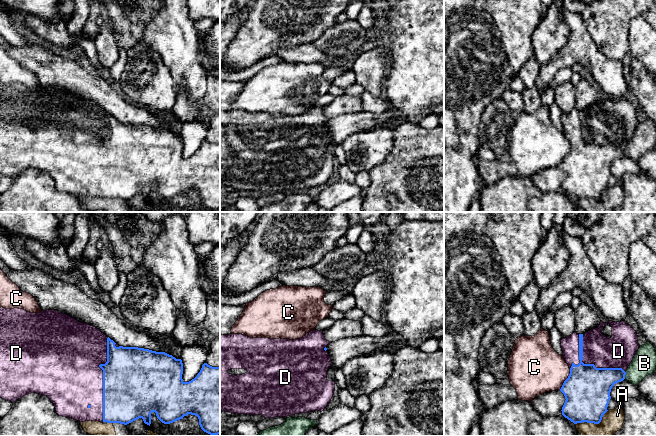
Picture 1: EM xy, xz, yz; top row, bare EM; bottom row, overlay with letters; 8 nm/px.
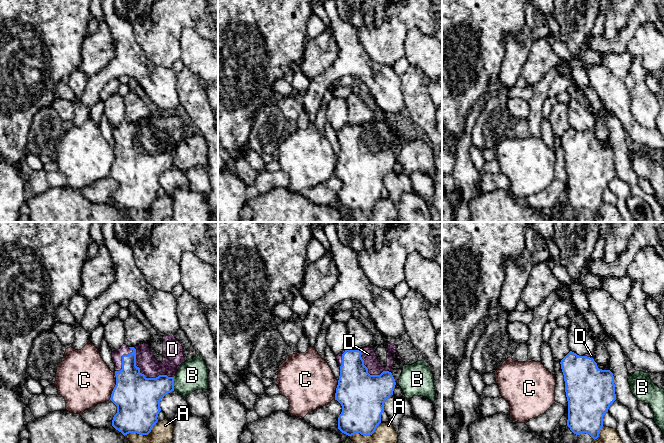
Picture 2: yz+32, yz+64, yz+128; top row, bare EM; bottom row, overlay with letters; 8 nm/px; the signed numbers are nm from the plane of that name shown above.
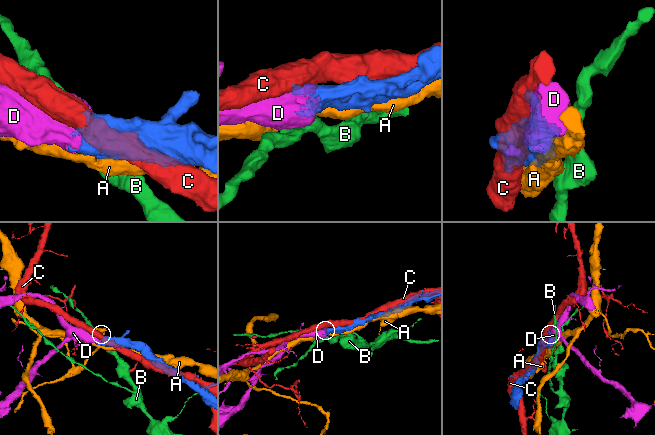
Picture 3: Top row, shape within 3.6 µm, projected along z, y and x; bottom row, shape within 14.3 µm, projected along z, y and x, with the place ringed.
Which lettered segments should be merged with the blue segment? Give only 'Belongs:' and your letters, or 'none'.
Belongs: D

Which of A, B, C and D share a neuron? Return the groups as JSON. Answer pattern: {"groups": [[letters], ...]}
{"groups": [["A"], ["B"], ["C"], ["D"]]}

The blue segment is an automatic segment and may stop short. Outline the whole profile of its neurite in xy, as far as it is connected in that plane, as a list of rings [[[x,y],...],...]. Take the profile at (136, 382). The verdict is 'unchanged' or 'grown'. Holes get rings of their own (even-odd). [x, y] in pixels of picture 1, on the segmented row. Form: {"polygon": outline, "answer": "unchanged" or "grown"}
{"polygon": [[[0,307],[0,398],[11,401],[12,403],[25,395],[37,393],[47,396],[52,401],[56,413],[59,416],[72,418],[80,422],[99,421],[120,423],[124,425],[142,418],[144,423],[150,426],[152,412],[155,412],[157,418],[164,424],[173,423],[183,419],[184,416],[191,414],[198,417],[199,425],[204,432],[210,435],[220,434],[220,367],[212,367],[207,363],[204,363],[197,376],[189,382],[183,381],[182,374],[183,363],[181,359],[176,359],[165,352],[156,352],[138,347],[119,346],[96,327],[79,322],[71,316],[61,312],[46,310],[41,311],[40,313],[30,313],[24,309],[6,309]]], "answer": "grown"}

